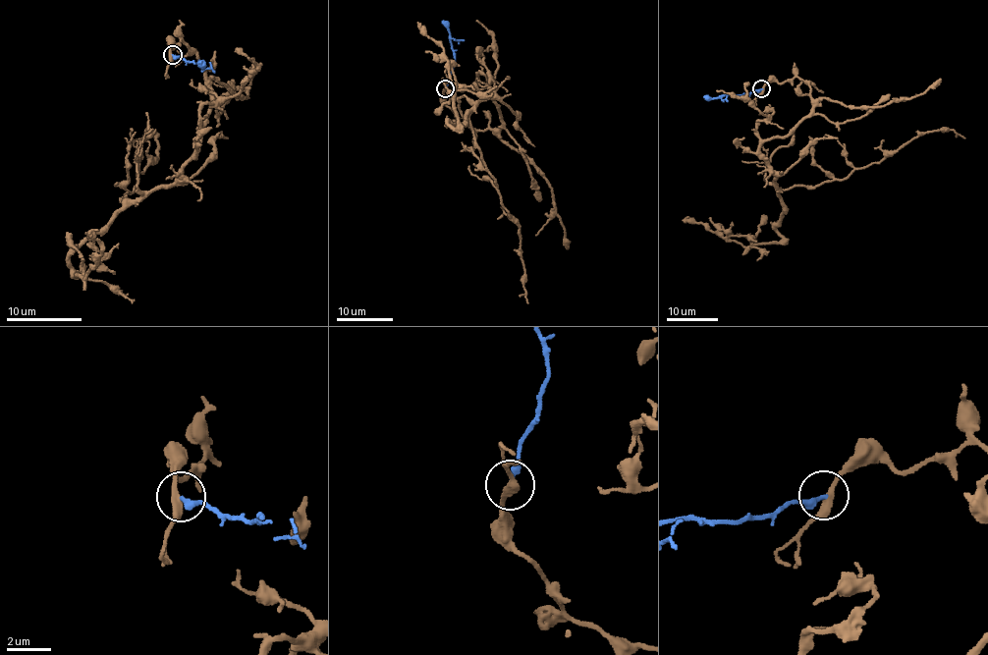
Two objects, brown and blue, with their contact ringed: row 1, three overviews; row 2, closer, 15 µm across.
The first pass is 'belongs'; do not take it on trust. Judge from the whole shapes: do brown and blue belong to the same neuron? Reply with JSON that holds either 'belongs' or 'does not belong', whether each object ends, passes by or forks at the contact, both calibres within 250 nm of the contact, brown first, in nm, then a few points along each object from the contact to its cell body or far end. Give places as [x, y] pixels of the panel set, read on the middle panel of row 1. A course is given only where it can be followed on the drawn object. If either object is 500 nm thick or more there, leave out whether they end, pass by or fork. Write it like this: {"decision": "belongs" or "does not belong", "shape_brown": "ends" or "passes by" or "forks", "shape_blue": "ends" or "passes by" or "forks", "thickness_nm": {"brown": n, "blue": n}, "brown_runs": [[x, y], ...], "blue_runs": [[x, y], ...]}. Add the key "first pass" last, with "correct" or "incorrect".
{"decision": "does not belong", "shape_brown": "passes by", "shape_blue": "ends", "thickness_nm": {"brown": 320, "blue": 280}, "brown_runs": [[445, 89], [461, 122], [502, 126], [490, 74], [492, 93], [469, 122], [519, 229], [527, 303]], "blue_runs": [[445, 88], [447, 77], [453, 71], [455, 55], [449, 29], [442, 21]], "first pass": "incorrect"}

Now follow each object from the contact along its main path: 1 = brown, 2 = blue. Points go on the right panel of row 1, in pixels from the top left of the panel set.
1: (762, 89), (796, 77), (809, 85), (811, 113), (759, 146), (779, 190), (843, 180), (926, 133), (965, 138)
2: (761, 89), (749, 93), (703, 97)

